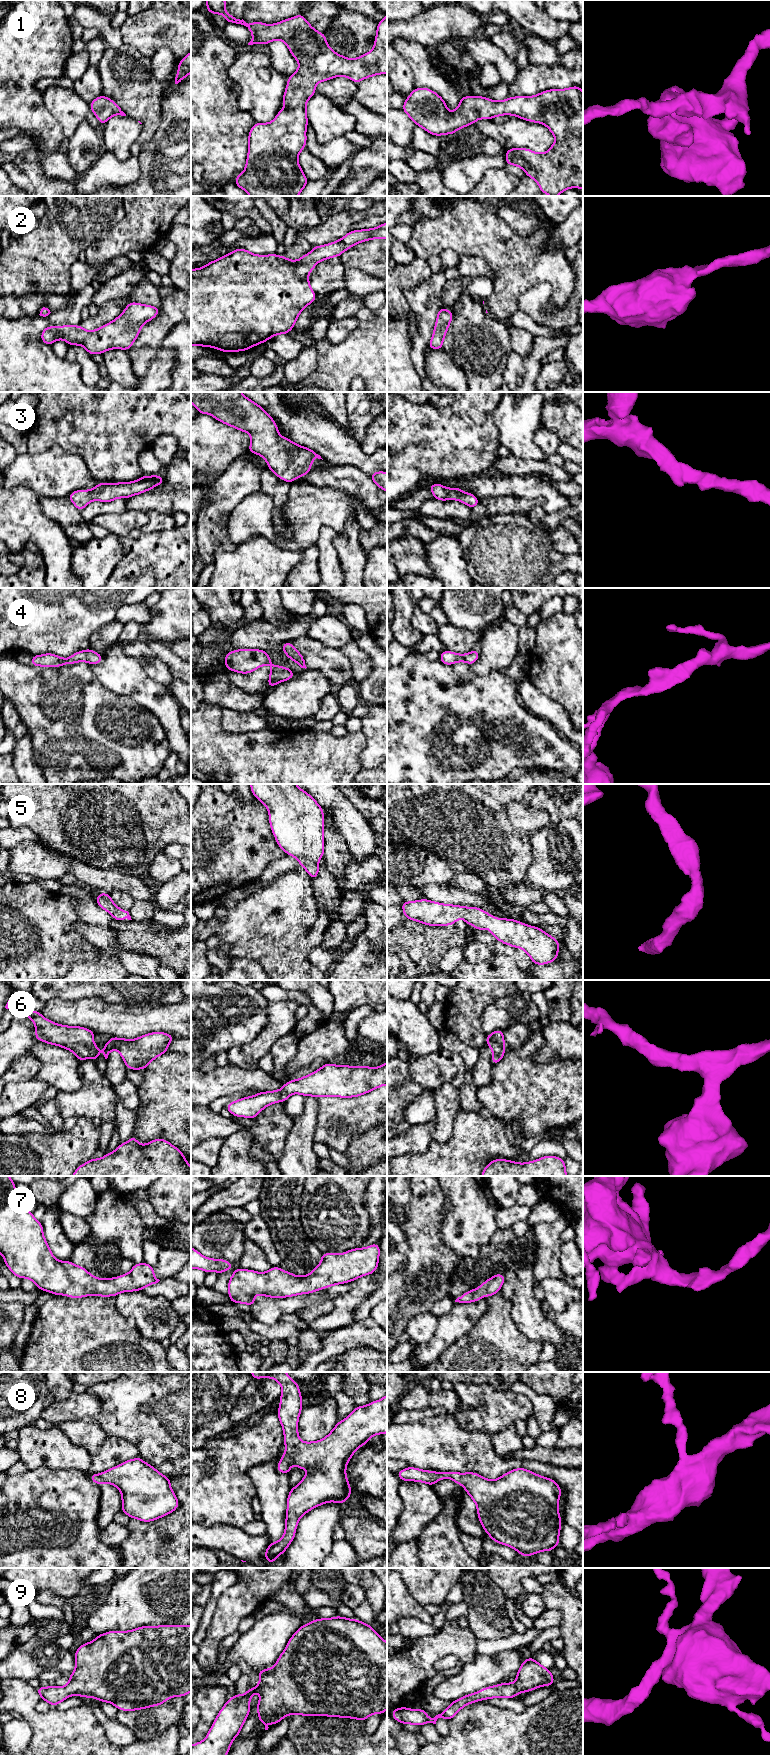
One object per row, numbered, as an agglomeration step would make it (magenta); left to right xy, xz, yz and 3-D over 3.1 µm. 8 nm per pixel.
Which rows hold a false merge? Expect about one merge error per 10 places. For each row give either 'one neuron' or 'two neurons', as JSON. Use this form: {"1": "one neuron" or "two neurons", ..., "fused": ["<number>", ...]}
{"1": "one neuron", "2": "one neuron", "3": "one neuron", "4": "one neuron", "5": "one neuron", "6": "one neuron", "7": "one neuron", "8": "one neuron", "9": "one neuron", "fused": []}

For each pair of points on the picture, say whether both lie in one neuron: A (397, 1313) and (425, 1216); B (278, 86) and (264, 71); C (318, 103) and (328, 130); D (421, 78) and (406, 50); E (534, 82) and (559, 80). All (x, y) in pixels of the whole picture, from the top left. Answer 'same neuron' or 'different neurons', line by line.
A: same neuron
B: same neuron
C: same neuron
D: same neuron
E: same neuron

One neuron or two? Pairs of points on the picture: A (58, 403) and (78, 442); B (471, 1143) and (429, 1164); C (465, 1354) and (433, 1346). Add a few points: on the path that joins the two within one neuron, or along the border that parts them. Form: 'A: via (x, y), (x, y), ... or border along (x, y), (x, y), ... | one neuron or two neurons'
A: via (68, 413), (78, 423), (78, 432) | one neuron
B: via (461, 1153), (450, 1164), (439, 1164) | one neuron
C: border along (463, 1335), (432, 1361) | two neurons

